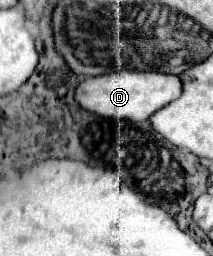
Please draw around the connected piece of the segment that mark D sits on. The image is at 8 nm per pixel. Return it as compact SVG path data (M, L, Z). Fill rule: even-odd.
M115 71L109 75L87 77L75 89L75 101L85 109L105 119L129 119L145 121L163 105L175 101L181 95L181 81L177 75L159 71Z

